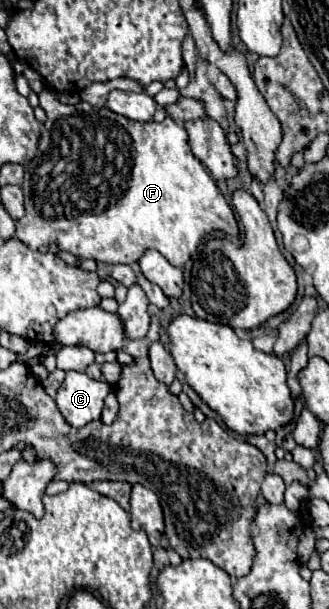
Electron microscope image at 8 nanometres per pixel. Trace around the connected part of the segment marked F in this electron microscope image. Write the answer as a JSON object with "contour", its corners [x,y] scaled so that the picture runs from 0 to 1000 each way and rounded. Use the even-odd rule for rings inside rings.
{"contour":[[[134,146],[116,159],[122,159],[122,176],[140,182],[140,199],[128,202],[128,222],[122,222],[116,248],[109,248],[103,261],[79,271],[79,284],[73,284],[67,314],[73,314],[79,353],[61,363],[49,363],[49,389],[61,396],[73,396],[85,406],[116,409],[128,402],[170,399],[176,409],[213,412],[213,415],[225,415],[231,422],[249,422],[249,425],[286,425],[298,432],[377,432],[377,435],[413,432],[444,409],[474,409],[529,438],[553,438],[578,425],[578,419],[602,409],[608,392],[620,386],[632,386],[638,379],[669,379],[669,383],[705,386],[705,389],[723,386],[723,366],[711,360],[705,340],[693,337],[693,330],[669,317],[657,297],[638,291],[626,274],[584,255],[578,238],[571,238],[571,222],[565,222],[559,209],[547,202],[535,202],[523,192],[505,192],[492,202],[474,202],[474,199],[419,202],[419,199],[383,195],[371,189],[353,189],[328,176],[280,176],[274,169],[255,169],[255,166],[243,166],[231,172],[182,169],[176,156],[158,146]]]}

